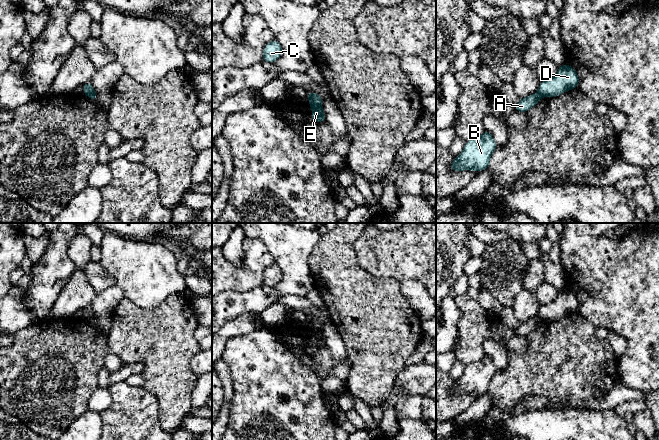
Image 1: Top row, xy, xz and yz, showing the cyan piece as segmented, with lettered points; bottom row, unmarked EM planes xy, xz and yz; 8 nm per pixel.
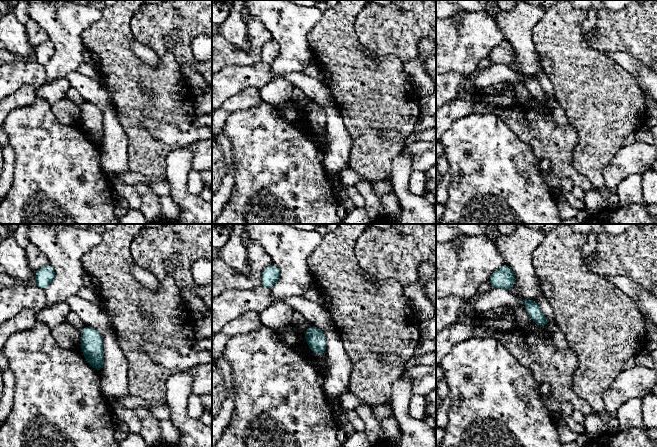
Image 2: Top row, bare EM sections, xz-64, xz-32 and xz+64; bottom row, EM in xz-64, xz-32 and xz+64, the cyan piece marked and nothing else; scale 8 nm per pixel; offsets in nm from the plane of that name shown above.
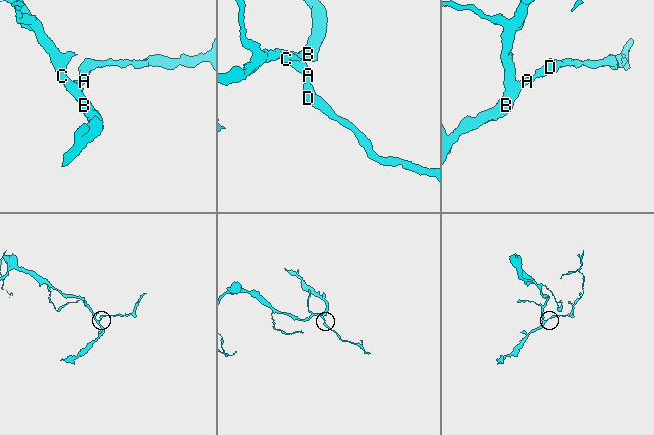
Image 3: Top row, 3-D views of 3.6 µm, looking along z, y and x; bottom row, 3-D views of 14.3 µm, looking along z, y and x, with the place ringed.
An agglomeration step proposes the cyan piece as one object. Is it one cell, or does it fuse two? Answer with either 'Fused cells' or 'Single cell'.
Fused cells

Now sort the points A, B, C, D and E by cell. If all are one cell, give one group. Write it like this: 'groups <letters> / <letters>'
groups A B C / D E

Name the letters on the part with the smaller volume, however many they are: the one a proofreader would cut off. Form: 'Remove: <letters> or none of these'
Remove: D, E

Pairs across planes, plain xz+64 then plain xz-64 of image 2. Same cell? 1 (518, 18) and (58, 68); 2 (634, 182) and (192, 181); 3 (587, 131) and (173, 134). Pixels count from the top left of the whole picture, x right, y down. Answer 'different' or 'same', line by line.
1: same
2: same
3: different

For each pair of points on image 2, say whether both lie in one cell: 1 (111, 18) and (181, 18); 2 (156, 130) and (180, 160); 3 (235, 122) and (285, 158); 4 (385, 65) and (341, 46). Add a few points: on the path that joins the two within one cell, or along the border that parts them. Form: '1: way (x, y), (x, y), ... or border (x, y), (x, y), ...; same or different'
1: border (133, 14), (130, 20), (132, 37); different
2: border (187, 145), (176, 148); different
3: way (247, 129), (273, 153); same
4: way (374, 67), (359, 64), (352, 57); same

